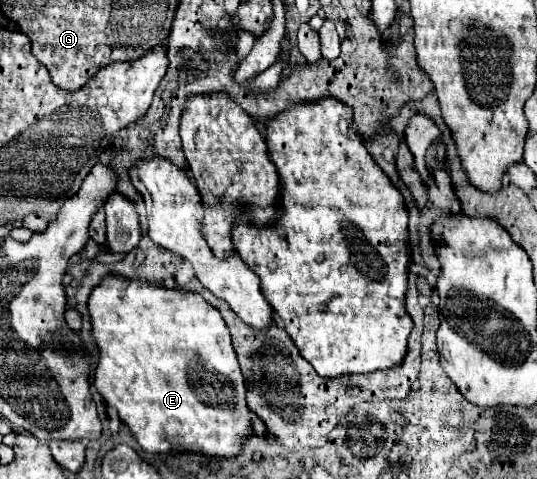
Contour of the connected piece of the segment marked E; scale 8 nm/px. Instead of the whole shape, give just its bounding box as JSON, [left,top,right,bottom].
[87,275,253,457]

